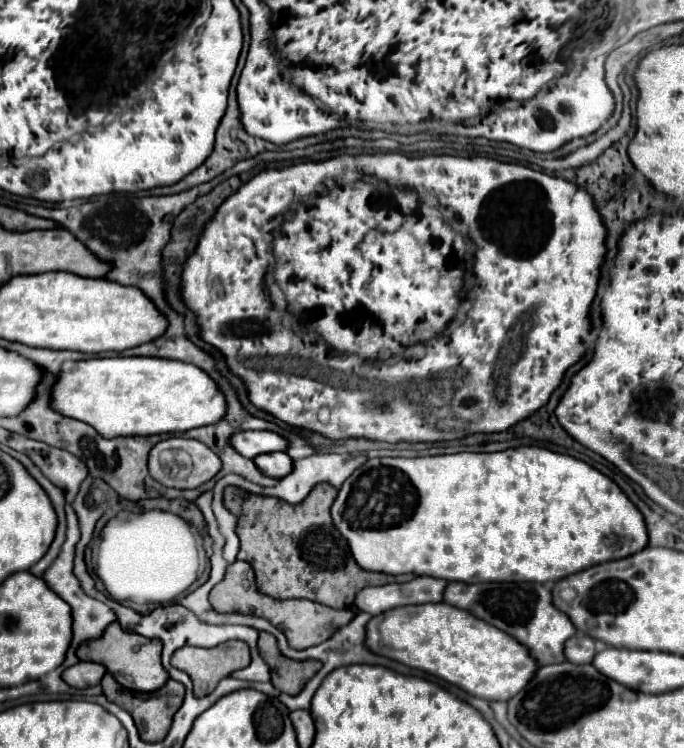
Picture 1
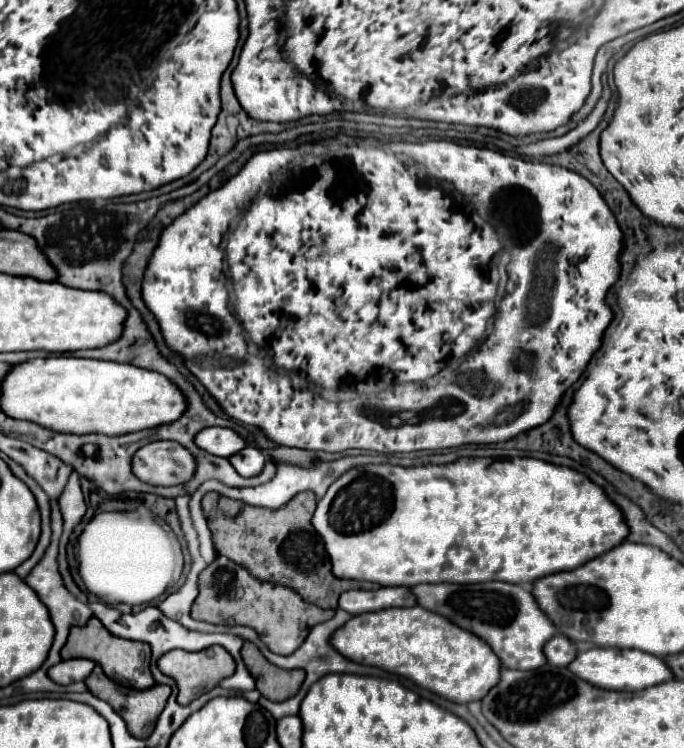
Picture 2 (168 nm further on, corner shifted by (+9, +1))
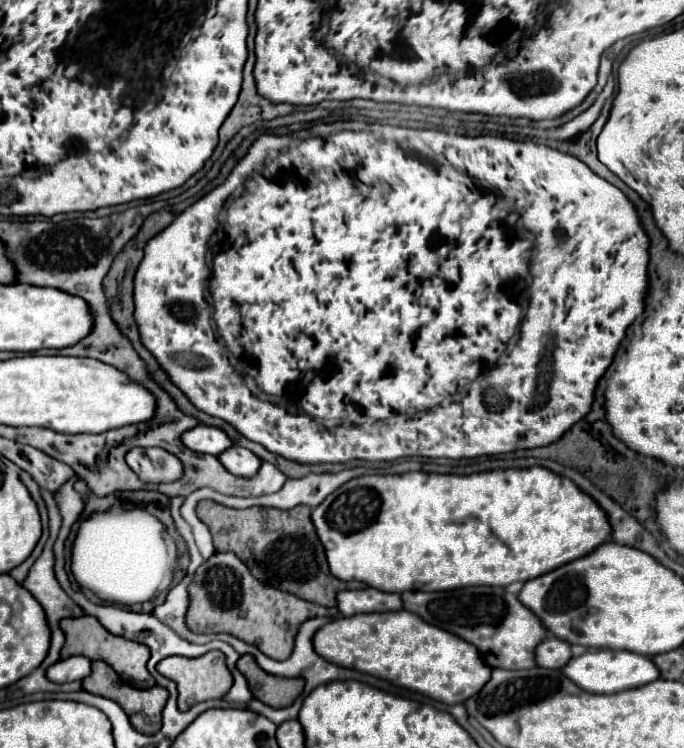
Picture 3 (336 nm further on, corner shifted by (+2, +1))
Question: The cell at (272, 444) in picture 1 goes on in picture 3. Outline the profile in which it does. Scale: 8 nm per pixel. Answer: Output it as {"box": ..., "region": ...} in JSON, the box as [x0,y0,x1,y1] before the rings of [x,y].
{"box":[182,425,234,455],"region":[[[198,425],[182,435],[182,443],[196,451],[196,453],[208,453],[208,455],[220,455],[220,451],[210,451],[210,449],[230,449],[234,443],[232,439],[220,429],[220,427],[210,427],[210,425]]]}

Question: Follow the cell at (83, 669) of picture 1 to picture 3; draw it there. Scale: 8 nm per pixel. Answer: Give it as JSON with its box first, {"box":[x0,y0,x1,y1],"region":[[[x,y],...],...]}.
{"box":[48,657,92,683],"region":[[[70,657],[70,659],[62,659],[58,663],[54,663],[52,667],[48,667],[48,679],[54,683],[68,683],[68,681],[82,681],[84,677],[90,675],[92,671],[92,661],[84,659],[84,657]]]}

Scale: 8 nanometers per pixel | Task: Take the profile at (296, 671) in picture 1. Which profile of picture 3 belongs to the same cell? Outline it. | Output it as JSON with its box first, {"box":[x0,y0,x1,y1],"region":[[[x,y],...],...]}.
{"box":[236,655,304,707],"region":[[[242,655],[236,665],[248,679],[254,697],[270,707],[292,705],[304,689],[304,679],[300,677],[278,677],[264,673],[252,655]]]}

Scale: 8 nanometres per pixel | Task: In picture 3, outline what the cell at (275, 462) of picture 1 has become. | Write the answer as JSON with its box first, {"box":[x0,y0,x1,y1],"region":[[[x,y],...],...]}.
{"box":[218,445,262,477],"region":[[[234,445],[228,451],[220,453],[218,459],[220,459],[220,463],[224,463],[224,467],[230,473],[240,475],[240,477],[254,477],[256,471],[262,465],[262,461],[252,451],[244,449],[244,447],[238,447],[238,445]]]}

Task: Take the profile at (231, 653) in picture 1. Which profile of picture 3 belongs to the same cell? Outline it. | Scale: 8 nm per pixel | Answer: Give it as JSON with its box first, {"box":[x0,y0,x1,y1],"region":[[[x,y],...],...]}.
{"box":[156,651,234,711],"region":[[[210,651],[210,653],[206,653],[202,657],[196,657],[196,659],[180,657],[180,655],[166,657],[156,665],[156,669],[164,677],[176,681],[176,685],[178,685],[178,709],[180,711],[186,711],[194,703],[200,703],[200,701],[224,697],[228,693],[228,689],[232,687],[232,683],[234,683],[232,673],[226,665],[226,655],[222,651]]]}

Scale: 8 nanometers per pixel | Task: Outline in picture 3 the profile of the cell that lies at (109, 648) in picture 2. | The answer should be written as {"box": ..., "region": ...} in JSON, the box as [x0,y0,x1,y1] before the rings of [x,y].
{"box":[60,615,156,689],"region":[[[84,615],[84,617],[76,617],[76,619],[64,619],[64,623],[60,623],[62,631],[66,633],[66,645],[62,649],[62,659],[68,659],[72,655],[84,655],[92,661],[104,661],[108,663],[120,677],[124,679],[130,679],[136,687],[140,689],[150,689],[156,685],[154,677],[148,673],[146,669],[146,663],[150,659],[150,649],[142,643],[136,643],[136,641],[128,641],[124,637],[116,637],[112,633],[108,633],[100,621],[96,617],[90,617],[90,615]]]}

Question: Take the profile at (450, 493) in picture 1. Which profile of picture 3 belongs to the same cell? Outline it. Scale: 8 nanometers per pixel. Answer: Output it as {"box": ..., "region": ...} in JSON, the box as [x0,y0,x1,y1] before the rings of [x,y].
{"box":[312,467,612,593],"region":[[[528,467],[521,469],[494,469],[474,475],[422,475],[422,473],[402,473],[402,475],[362,475],[348,483],[344,483],[340,489],[336,489],[324,503],[320,503],[312,511],[312,523],[316,527],[316,533],[320,541],[324,543],[328,565],[334,577],[342,581],[364,581],[380,591],[388,593],[404,593],[404,591],[450,591],[456,587],[470,587],[470,585],[490,585],[490,587],[508,587],[514,581],[530,581],[534,577],[540,577],[544,573],[550,573],[570,561],[576,561],[580,557],[590,555],[590,551],[598,549],[602,543],[610,541],[612,537],[612,525],[608,519],[608,513],[590,497],[586,495],[574,481],[570,481],[564,475],[556,475],[550,469],[544,467]]]}

